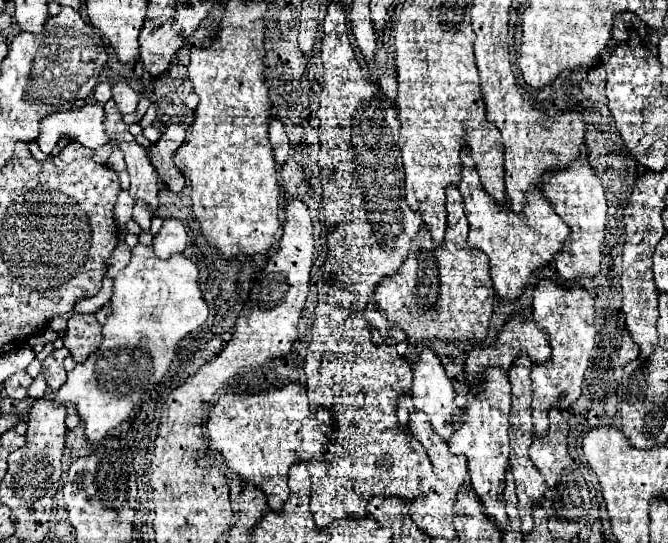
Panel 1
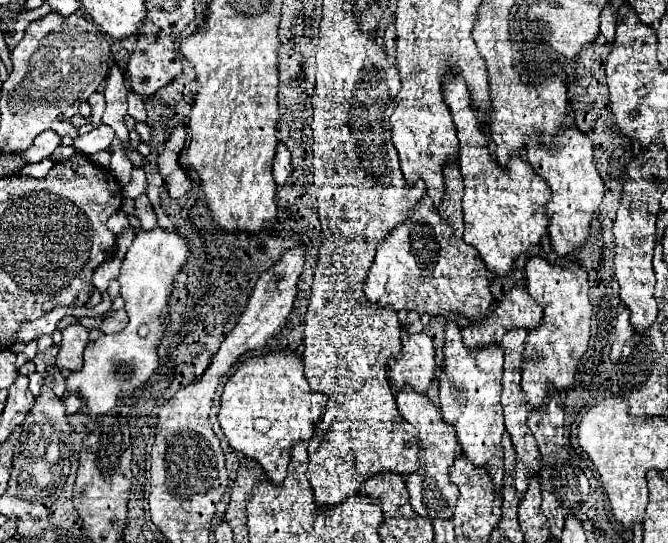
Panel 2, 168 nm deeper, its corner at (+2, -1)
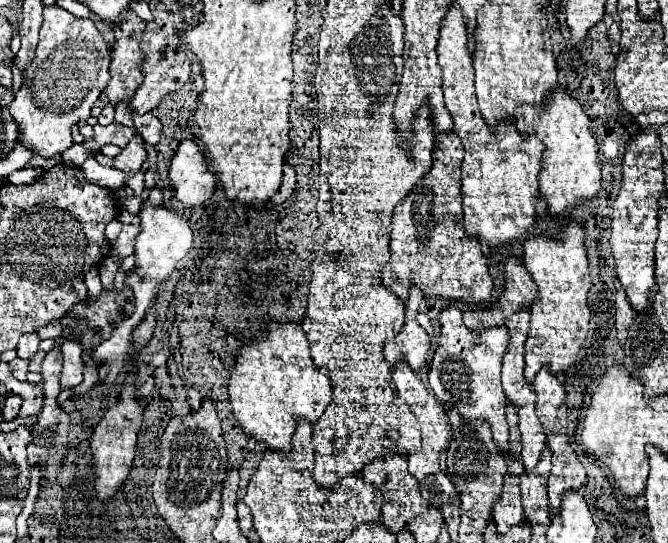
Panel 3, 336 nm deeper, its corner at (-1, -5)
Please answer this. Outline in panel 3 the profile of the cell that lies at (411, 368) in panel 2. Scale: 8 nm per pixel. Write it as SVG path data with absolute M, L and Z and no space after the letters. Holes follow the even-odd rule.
M411 287L407 309L405 309L405 325L393 340L396 342L387 342L384 345L384 358L392 366L404 357L405 363L413 371L419 371L427 361L427 355L431 349L431 339L425 333L425 329L415 321L421 297L423 297L423 293L417 287Z

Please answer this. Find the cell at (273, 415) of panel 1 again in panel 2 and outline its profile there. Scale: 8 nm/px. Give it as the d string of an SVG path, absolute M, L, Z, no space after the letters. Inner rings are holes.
M272 351L246 359L226 381L218 421L230 447L244 457L256 459L272 483L282 483L294 441L308 441L326 407L326 395L312 391L298 353Z

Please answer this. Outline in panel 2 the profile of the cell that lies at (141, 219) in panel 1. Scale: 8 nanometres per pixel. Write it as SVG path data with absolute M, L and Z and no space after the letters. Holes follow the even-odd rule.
M134 167L132 175L130 175L130 183L128 183L128 197L136 199L138 195L142 195L146 191L146 175L142 167Z

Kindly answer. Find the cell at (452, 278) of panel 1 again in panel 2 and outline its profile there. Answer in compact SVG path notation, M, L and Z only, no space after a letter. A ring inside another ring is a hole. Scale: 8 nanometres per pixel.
M456 161L444 167L444 195L438 205L430 197L422 197L412 215L390 229L384 241L378 245L374 263L364 283L364 293L370 303L392 307L394 311L418 311L420 315L464 315L466 319L478 321L488 313L492 303L490 279L484 261L478 251L464 243L462 231L462 177ZM466 289L466 299L464 299ZM446 309L446 311L444 311Z

